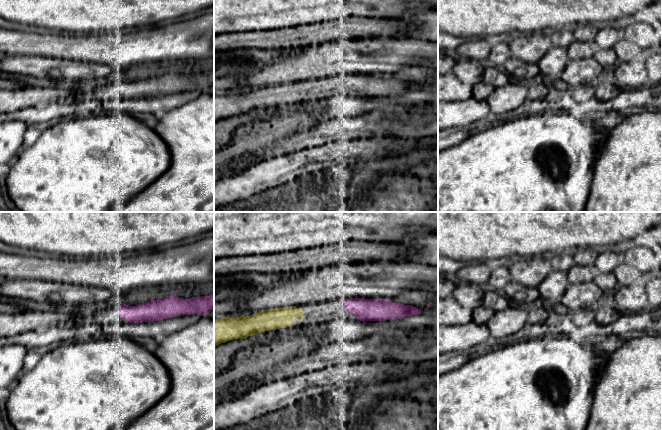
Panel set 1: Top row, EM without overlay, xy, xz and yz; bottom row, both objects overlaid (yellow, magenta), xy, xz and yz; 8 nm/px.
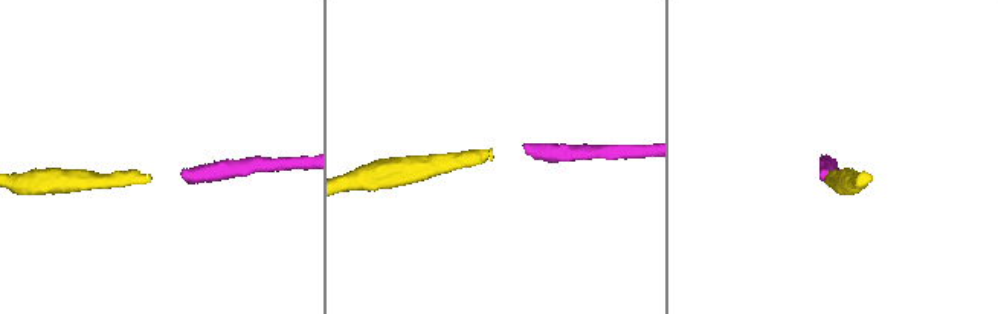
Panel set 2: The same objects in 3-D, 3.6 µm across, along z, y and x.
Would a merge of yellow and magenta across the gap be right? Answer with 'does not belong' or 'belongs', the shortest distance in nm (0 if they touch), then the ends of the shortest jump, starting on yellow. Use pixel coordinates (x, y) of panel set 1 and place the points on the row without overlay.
belongs | 340 nm | xz (302, 86), (343, 80)

